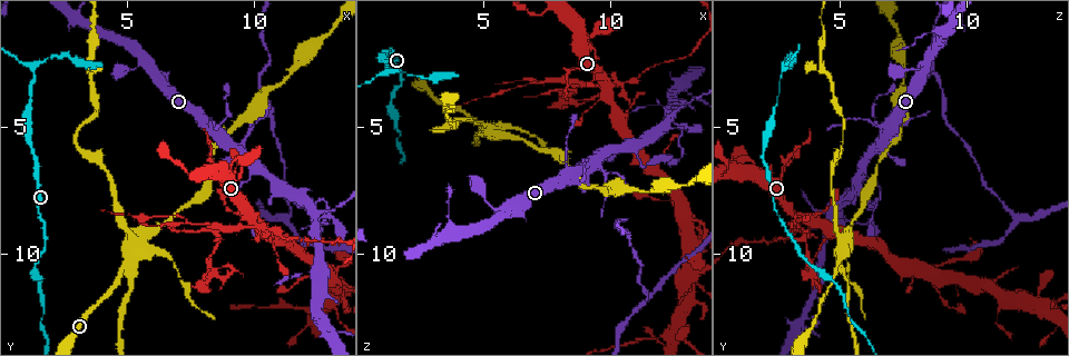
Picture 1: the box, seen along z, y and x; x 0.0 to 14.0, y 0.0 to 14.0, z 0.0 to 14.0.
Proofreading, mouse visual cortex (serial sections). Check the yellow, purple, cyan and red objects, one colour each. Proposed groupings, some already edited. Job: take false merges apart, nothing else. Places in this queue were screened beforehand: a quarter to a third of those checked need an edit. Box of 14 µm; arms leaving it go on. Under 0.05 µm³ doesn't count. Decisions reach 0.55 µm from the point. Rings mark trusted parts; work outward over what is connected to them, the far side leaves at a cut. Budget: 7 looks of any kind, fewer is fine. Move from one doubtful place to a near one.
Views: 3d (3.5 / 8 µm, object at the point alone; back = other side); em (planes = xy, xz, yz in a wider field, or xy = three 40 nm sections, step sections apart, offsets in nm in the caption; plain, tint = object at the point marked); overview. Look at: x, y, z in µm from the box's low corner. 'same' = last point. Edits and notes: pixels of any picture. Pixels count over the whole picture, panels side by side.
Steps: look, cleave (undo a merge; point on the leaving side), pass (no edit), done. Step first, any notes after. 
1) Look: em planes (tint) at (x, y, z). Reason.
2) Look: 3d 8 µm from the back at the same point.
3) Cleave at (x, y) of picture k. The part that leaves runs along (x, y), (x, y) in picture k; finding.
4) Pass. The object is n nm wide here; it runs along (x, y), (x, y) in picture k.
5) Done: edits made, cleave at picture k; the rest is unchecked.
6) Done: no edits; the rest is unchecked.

Look: 3d 3.5 µm at (9.0, 9.0, 3.3). Arms part here.

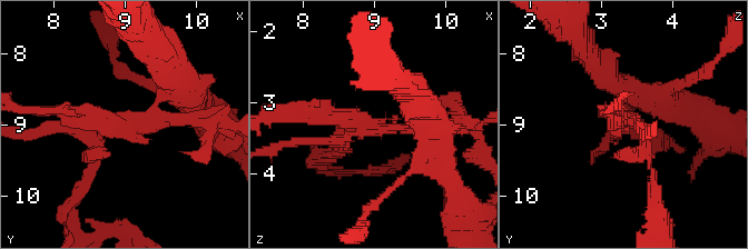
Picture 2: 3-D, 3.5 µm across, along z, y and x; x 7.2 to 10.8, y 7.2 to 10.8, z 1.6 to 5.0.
Look: em xy step 3 (tint) at (9.05, 9.00, 3.30). 3 arms meet here; the arms are 150, 200, 200 nm wide.

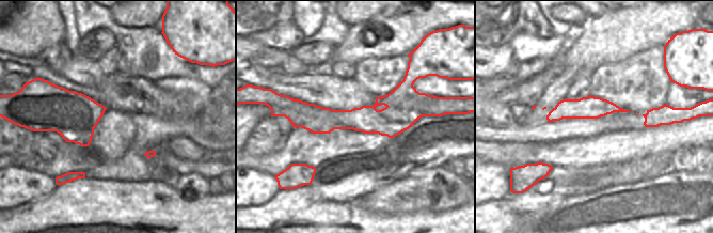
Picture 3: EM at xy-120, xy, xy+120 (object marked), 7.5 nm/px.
Look: em xy step 5 (tint) at the same point. Another direction.

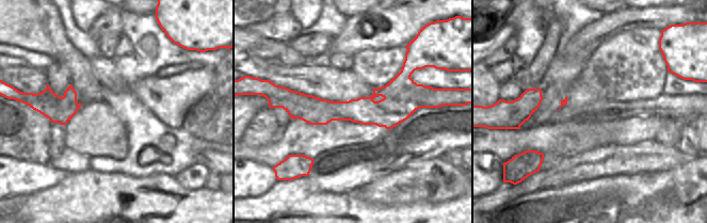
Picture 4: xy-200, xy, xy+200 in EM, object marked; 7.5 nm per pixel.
Cleave at (608, 136) of picture 2. The object is 280 nm wide here; the part that leaves runs along (623, 107), (642, 148) in picture 2; two cells meet here.

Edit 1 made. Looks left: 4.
Look: overview. See it whole again.

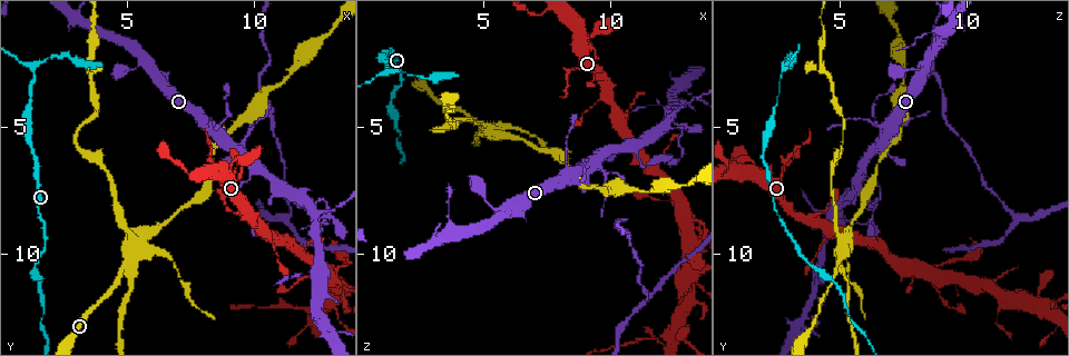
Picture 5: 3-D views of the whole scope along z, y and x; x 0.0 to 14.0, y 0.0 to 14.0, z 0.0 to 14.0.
Look: em planes (tint) at (10.2, 6.6, 5.9). Two arms in line, one across.

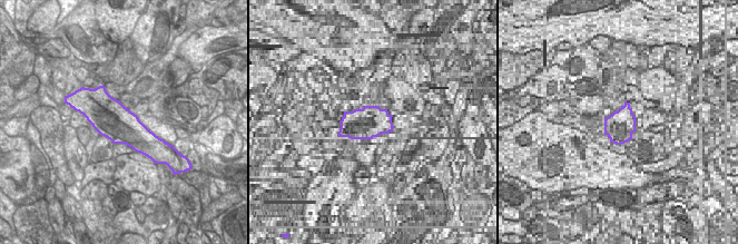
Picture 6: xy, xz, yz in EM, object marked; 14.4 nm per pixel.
Look: 3d 3.5 µm from the back at the same point. See where the arms go.

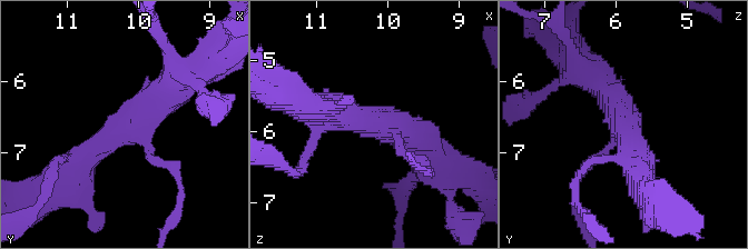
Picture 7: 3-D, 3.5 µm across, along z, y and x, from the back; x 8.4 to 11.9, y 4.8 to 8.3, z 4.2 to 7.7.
Pass. 3 arms meet here; it runs along (183, 76), (158, 103), (72, 168) in picture 7; one cell here.

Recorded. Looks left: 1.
Look: 3d 3.5 µm from the back at (13.1, 8.5, 5.1). A narrow waist.

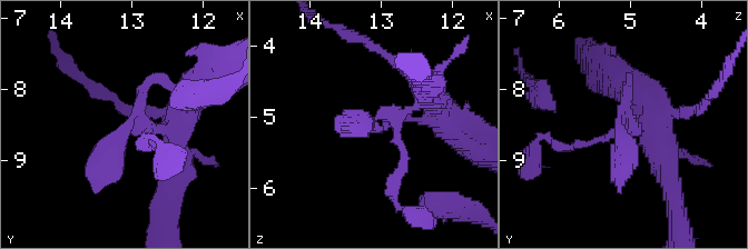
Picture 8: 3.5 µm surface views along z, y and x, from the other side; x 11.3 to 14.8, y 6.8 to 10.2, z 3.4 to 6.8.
Pass. It runs along (180, 111), (174, 129), (126, 129), (95, 193) in picture 8; continuous, no second cell.

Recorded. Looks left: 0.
Done: edits made, cleave at picture 2; the rest is unchecked.

